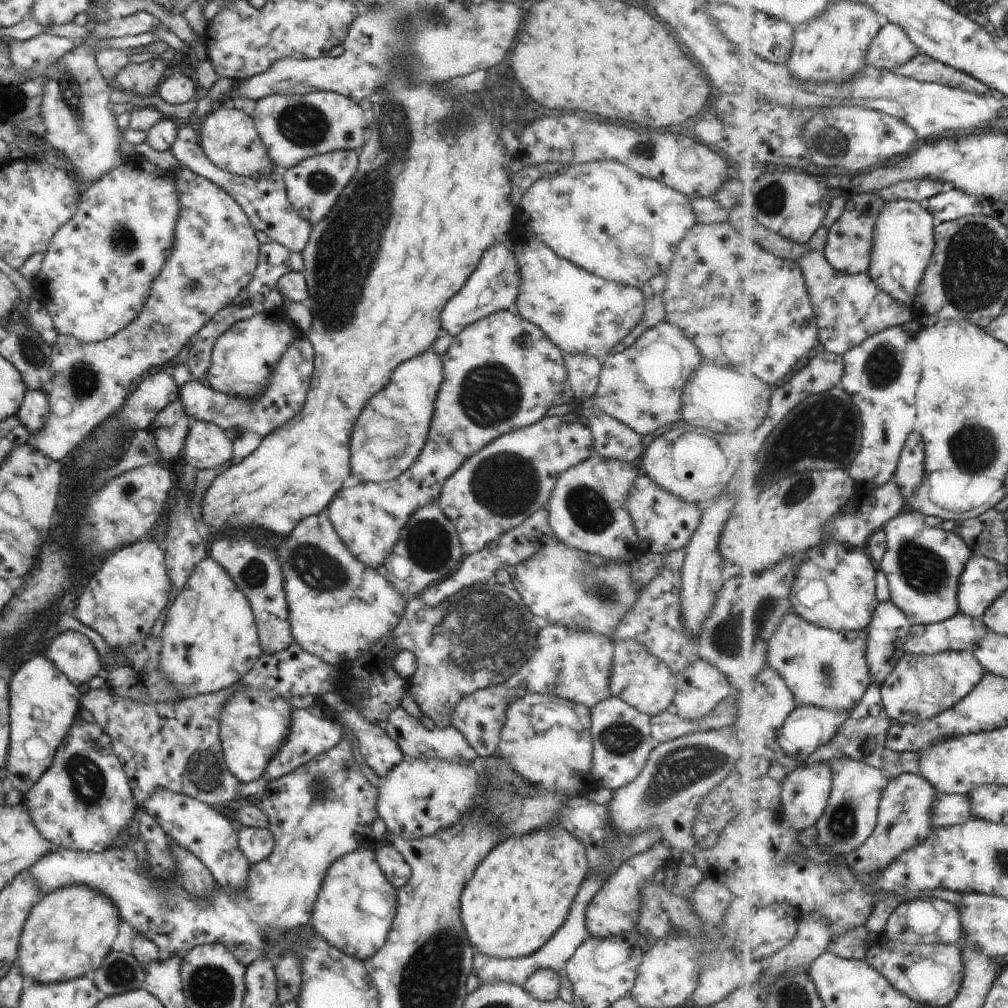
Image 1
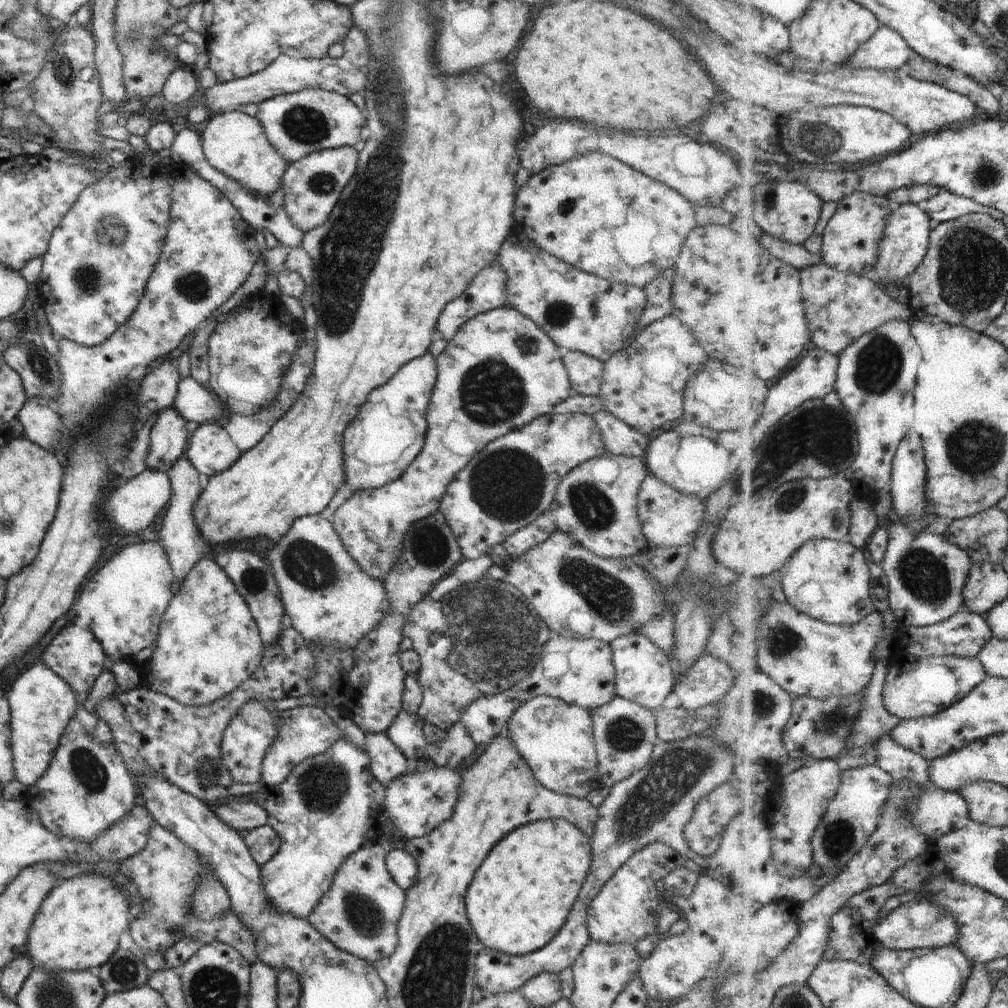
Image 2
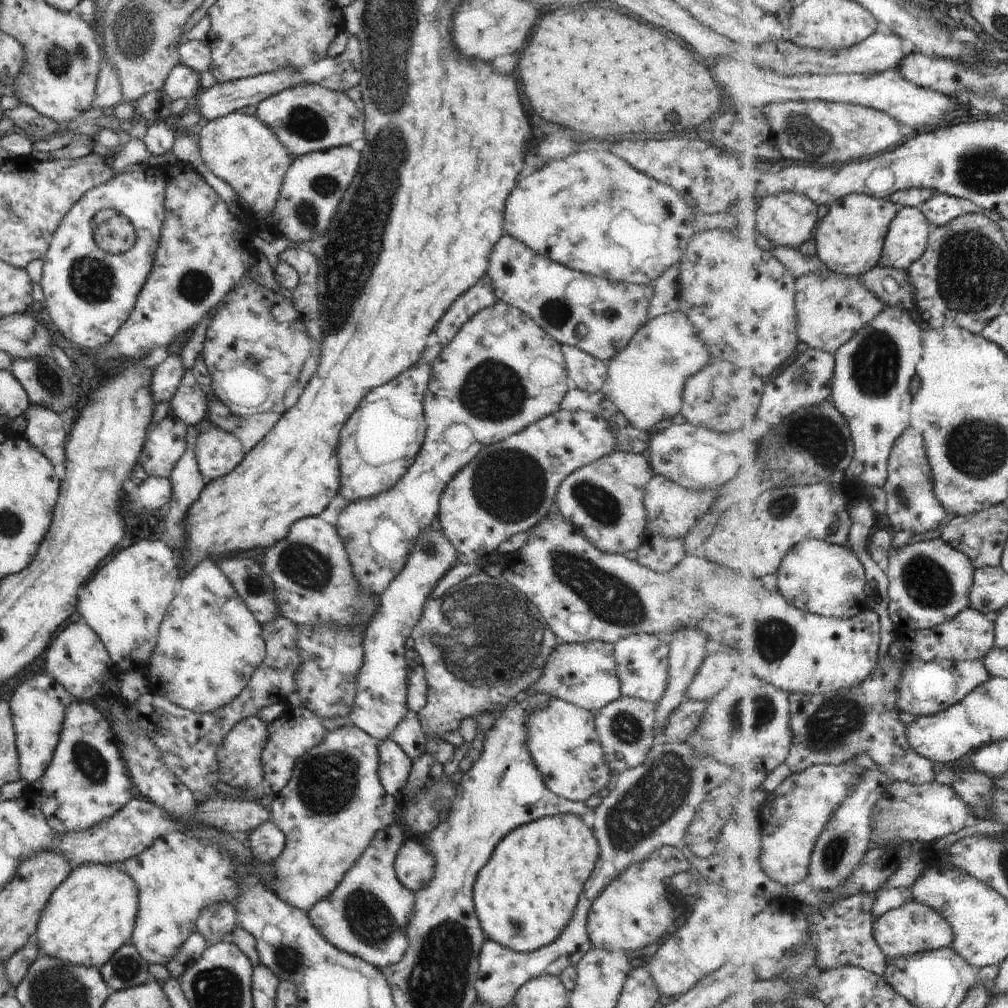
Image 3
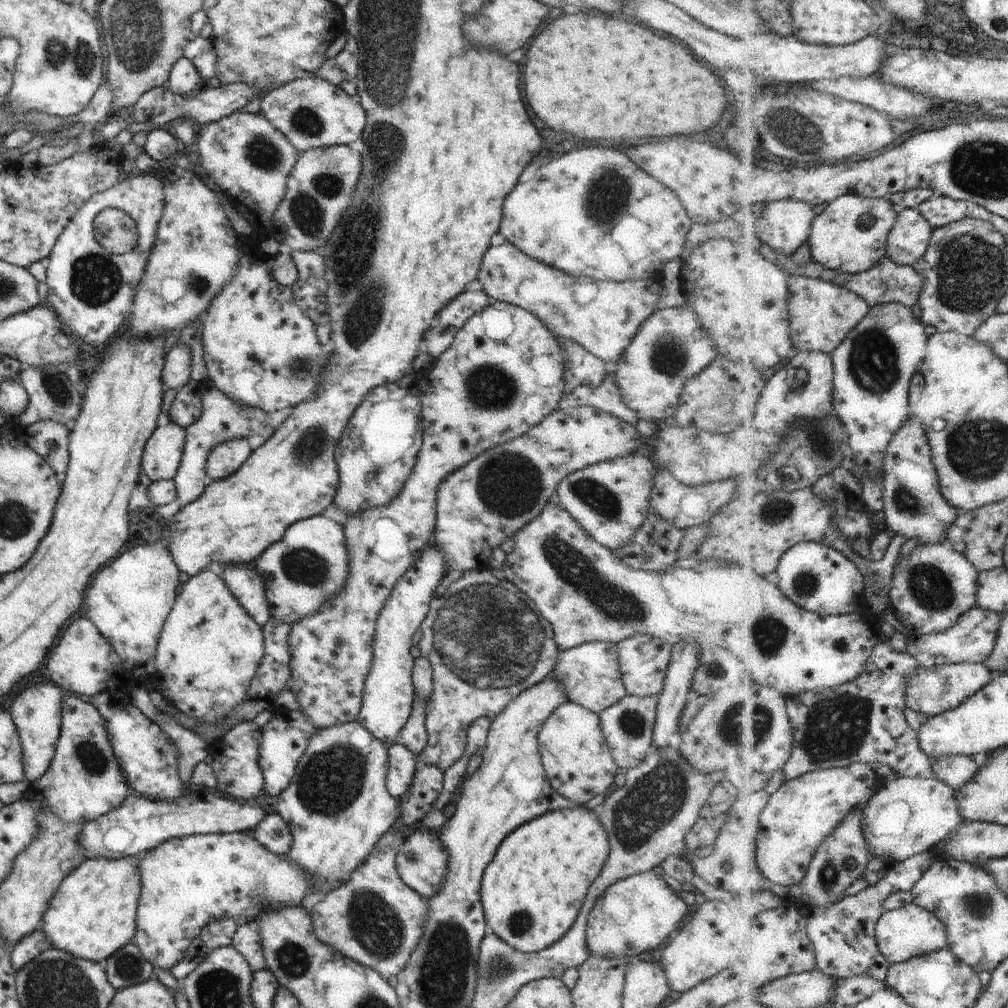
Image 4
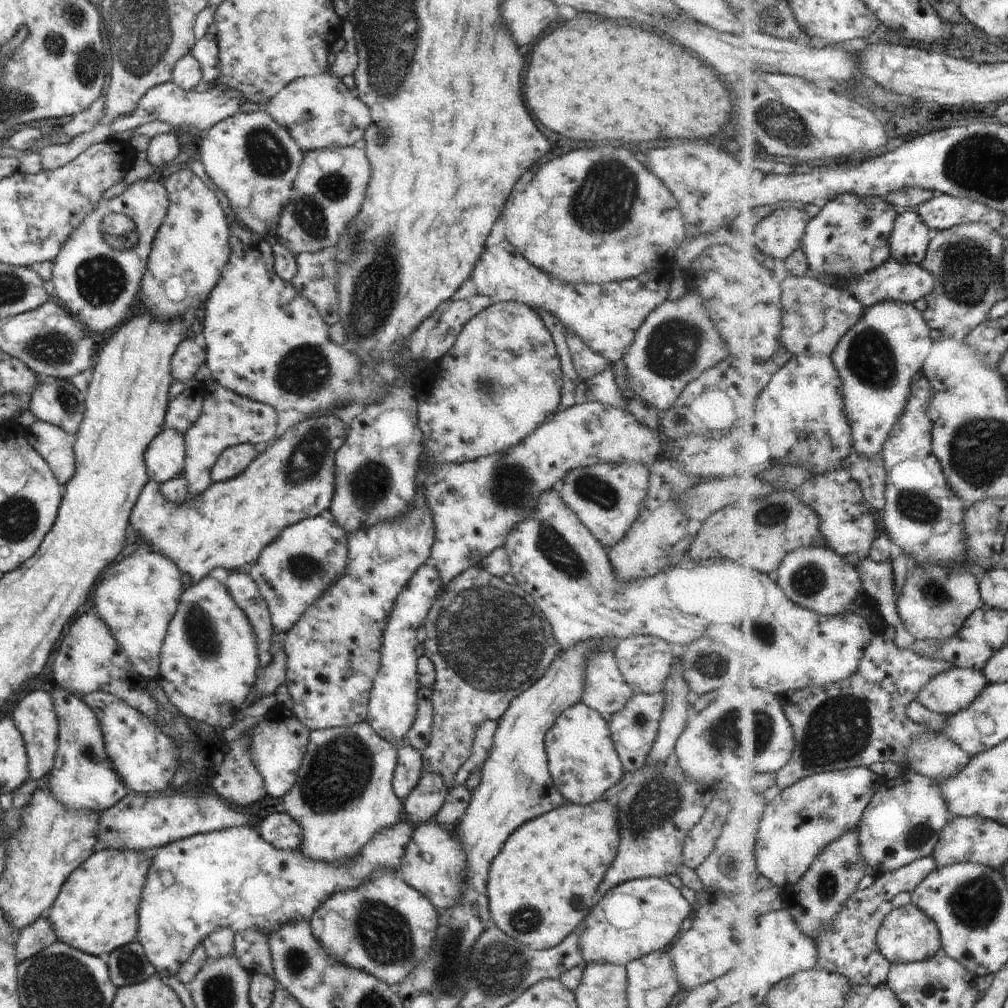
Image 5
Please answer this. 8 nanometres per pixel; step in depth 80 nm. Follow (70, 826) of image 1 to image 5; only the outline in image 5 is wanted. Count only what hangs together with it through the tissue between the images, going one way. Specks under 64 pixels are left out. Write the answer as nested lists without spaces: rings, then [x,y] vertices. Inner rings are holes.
[[[56,685],[50,694],[57,716],[59,741],[53,767],[44,783],[51,788],[52,794],[69,809],[105,811],[123,799],[129,790],[120,780],[113,762],[106,754],[98,719],[81,696],[69,693]]]

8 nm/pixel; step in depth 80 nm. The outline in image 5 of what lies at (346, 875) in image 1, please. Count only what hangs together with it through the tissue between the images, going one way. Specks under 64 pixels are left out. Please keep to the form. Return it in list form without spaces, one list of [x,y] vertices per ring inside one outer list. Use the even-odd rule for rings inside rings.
[[[383,869],[359,889],[330,896],[316,909],[309,923],[316,940],[334,959],[346,966],[367,972],[397,989],[416,965],[433,951],[439,916],[435,906],[415,888],[408,886],[399,873]]]

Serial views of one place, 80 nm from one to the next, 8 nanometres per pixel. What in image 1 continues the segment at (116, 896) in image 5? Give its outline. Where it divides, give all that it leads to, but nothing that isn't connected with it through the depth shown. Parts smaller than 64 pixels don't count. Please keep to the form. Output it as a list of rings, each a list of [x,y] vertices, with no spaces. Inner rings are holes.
[[[76,883],[57,888],[44,894],[32,907],[19,938],[19,957],[16,966],[25,974],[24,978],[30,977],[39,983],[84,977],[88,971],[100,968],[106,955],[111,951],[110,945],[116,940],[122,925],[119,910],[103,892]]]

